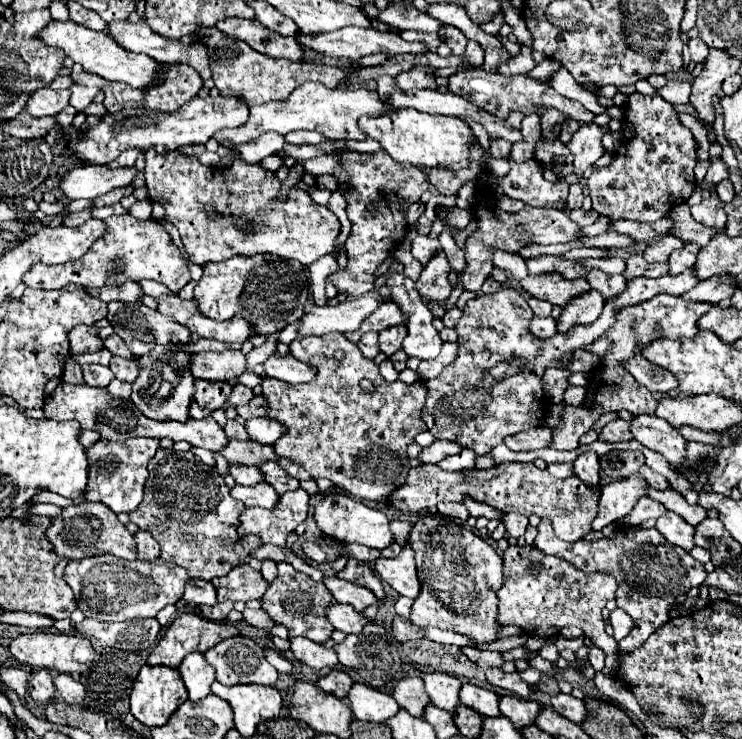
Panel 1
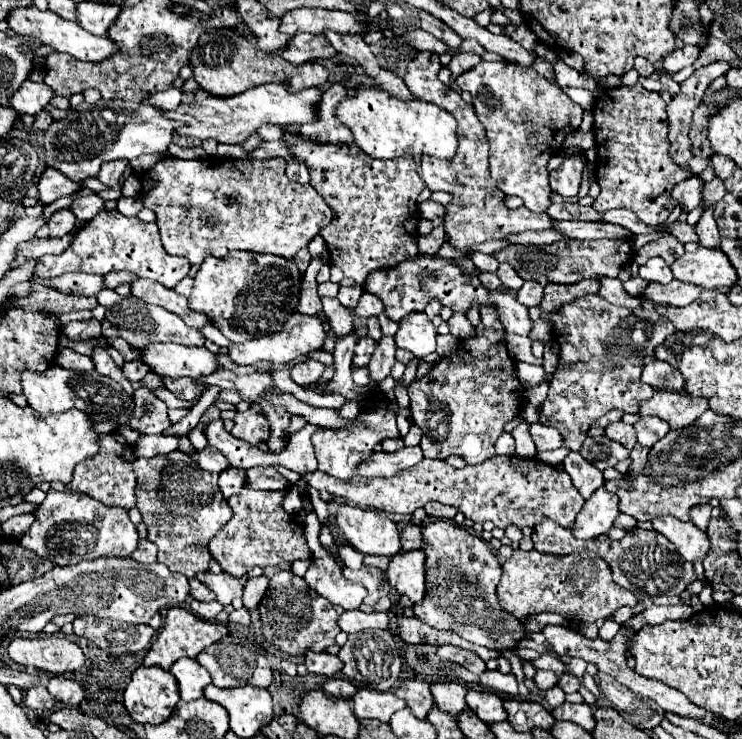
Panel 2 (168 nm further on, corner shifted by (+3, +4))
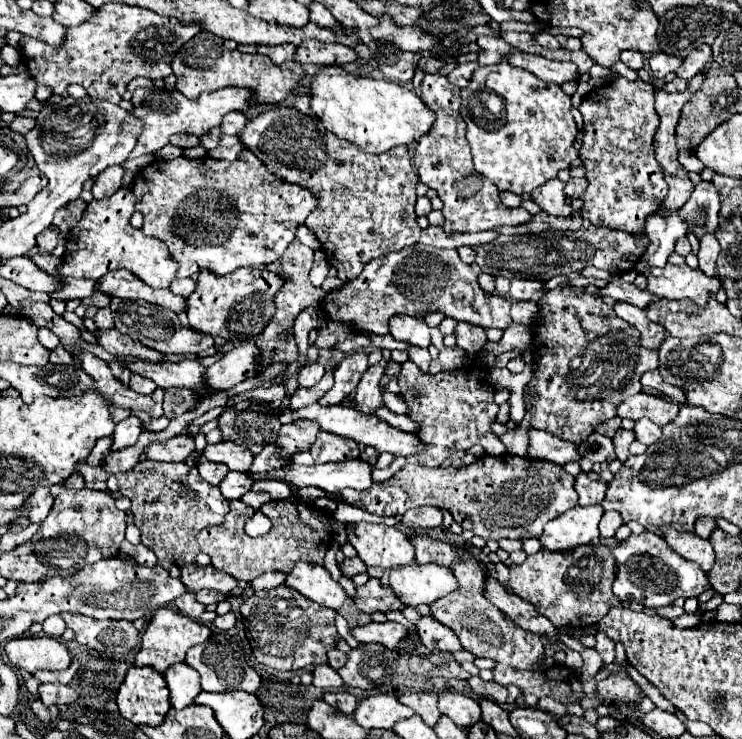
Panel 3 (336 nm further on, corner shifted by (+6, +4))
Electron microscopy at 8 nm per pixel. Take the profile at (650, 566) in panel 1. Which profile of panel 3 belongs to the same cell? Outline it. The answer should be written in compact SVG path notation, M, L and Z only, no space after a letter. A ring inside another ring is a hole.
M644 532L638 536L632 534L626 542L612 548L612 554L616 556L618 562L614 594L620 600L640 602L648 608L660 608L672 604L680 596L682 598L700 596L704 590L710 588L708 574L702 572L698 564L688 562L680 554L676 554L658 534L652 532Z

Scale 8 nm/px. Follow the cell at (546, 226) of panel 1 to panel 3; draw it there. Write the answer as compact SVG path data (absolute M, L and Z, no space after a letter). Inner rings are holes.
M438 56L420 58L418 66L424 70L422 82L422 102L436 114L436 120L428 134L418 140L414 150L414 164L420 180L434 188L444 202L442 214L446 216L444 230L446 232L482 232L498 226L518 226L530 220L530 214L524 208L506 208L500 202L498 188L484 180L484 176L476 174L472 168L472 154L466 140L466 124L460 118L460 88L448 82L446 76L440 74L440 68L446 62Z

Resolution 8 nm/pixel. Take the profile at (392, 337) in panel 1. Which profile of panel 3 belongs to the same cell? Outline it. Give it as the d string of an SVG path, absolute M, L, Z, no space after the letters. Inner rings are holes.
M380 360L378 364L370 366L358 388L356 388L356 410L360 414L374 414L382 406L382 392L380 392L380 378L386 368L386 360Z

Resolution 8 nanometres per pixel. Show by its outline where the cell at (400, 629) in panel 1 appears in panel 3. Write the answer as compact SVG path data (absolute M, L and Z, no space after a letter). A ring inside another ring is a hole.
M420 618L418 620L418 630L420 630L420 642L434 650L434 652L458 652L460 648L460 640L458 636L446 628L444 624L440 624L436 618Z

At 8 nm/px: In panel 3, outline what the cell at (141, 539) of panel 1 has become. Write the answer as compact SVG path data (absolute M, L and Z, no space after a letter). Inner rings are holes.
M124 540L124 544L122 544L120 550L126 552L128 556L132 556L140 566L150 566L150 568L156 568L156 566L158 566L158 564L156 564L156 556L154 556L154 552L152 552L150 548L146 548L144 544L134 546L134 544L130 544L128 540Z

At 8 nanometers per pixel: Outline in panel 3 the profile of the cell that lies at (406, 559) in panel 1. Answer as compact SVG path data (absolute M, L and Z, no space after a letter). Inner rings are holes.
M410 564L390 574L390 586L406 606L434 604L438 598L458 590L452 570L438 564Z

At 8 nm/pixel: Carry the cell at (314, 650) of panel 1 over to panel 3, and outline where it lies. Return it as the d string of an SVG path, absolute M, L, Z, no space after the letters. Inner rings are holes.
M322 664L322 666L316 666L314 668L314 686L316 688L322 688L322 690L336 690L344 684L344 680L340 678L340 674L336 670L332 670L328 664Z

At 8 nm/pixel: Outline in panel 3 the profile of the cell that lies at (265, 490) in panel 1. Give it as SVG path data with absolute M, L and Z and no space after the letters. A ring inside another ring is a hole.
M204 454L200 456L200 462L198 462L198 472L200 472L200 476L208 482L208 484L214 484L214 486L218 486L220 484L220 480L228 474L228 466L226 464L216 464L216 462L210 462Z

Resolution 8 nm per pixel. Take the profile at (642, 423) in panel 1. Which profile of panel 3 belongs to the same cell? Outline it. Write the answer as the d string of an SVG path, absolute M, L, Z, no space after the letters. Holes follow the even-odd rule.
M644 418L644 420L638 420L638 422L636 422L634 434L636 434L636 440L638 440L638 442L650 446L650 444L656 444L656 440L660 440L662 428L660 428L658 424L654 424L652 420Z

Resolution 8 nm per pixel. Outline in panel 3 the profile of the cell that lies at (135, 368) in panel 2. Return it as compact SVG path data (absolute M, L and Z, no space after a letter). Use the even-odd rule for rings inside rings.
M132 376L132 378L130 378L130 388L132 388L134 392L140 392L140 394L144 394L144 396L150 396L158 386L152 384L152 380L148 380L148 378Z

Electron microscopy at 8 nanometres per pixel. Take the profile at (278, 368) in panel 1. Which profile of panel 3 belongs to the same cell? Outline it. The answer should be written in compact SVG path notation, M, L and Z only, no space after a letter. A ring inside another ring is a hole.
M314 362L314 364L308 364L308 366L304 366L302 370L300 370L300 376L298 376L298 382L300 382L300 386L306 386L306 388L310 388L310 386L314 386L322 376L324 376L324 366L322 364L318 364L318 362Z

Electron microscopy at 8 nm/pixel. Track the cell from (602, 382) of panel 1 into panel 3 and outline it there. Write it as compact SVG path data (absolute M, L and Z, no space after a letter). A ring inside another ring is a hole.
M580 288L548 290L548 294L538 300L538 314L532 332L532 350L534 354L540 354L540 360L536 360L536 372L524 388L524 406L526 414L530 414L530 426L574 444L584 442L598 424L614 418L620 402L642 392L640 376L658 368L658 352L646 352L640 344L636 348L636 342L640 342L636 328L622 322L614 308L604 304L598 294L588 294Z

